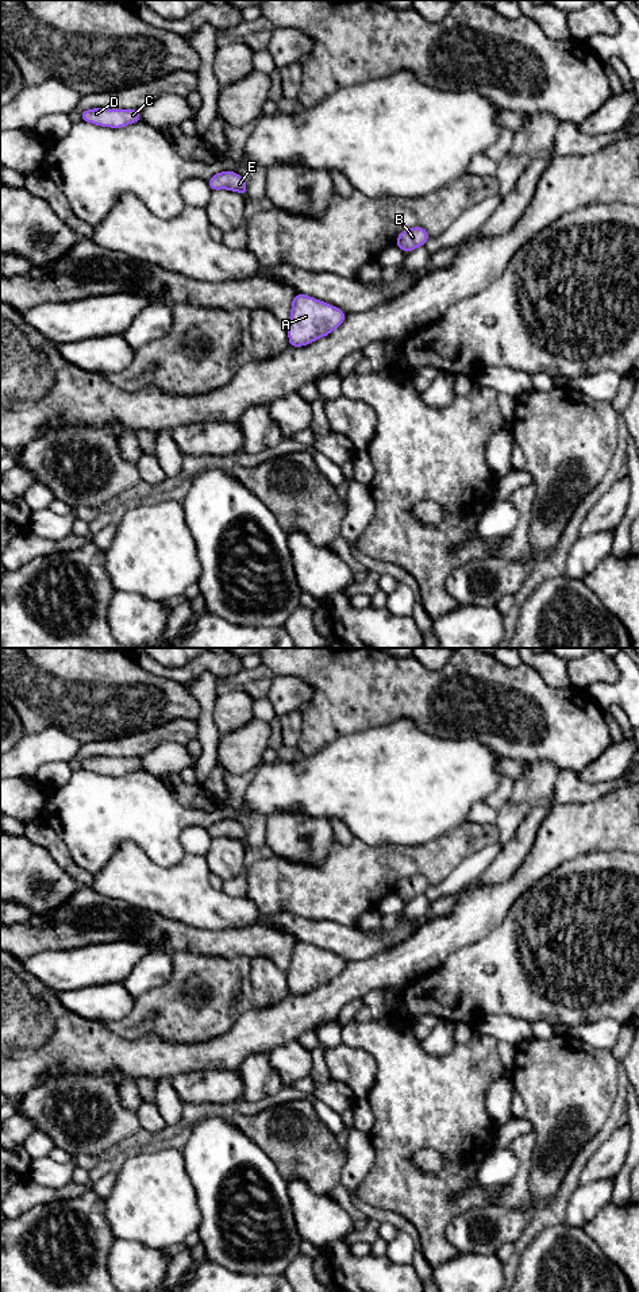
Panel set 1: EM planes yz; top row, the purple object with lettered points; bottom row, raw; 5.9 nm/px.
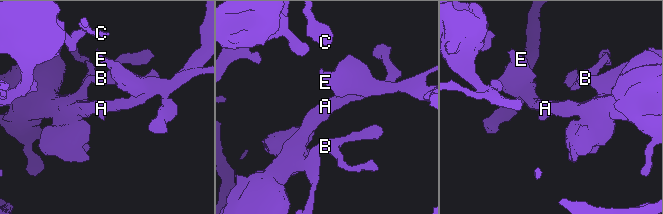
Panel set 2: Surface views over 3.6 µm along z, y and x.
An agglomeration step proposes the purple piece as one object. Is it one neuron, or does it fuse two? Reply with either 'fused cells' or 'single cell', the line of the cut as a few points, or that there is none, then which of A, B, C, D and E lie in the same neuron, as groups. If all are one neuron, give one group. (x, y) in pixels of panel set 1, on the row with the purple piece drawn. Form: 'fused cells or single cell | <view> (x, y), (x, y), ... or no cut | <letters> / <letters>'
single cell | no cut | A B C D E

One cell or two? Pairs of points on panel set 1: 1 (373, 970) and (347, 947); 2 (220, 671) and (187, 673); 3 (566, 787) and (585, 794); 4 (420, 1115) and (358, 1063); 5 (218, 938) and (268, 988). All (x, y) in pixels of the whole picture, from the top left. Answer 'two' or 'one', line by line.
1: two
2: one
3: one
4: two
5: two

